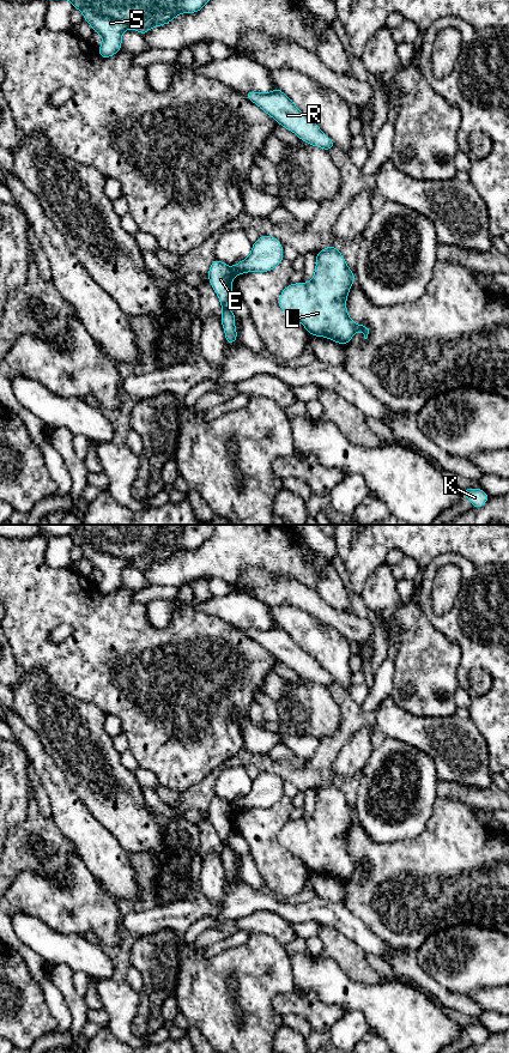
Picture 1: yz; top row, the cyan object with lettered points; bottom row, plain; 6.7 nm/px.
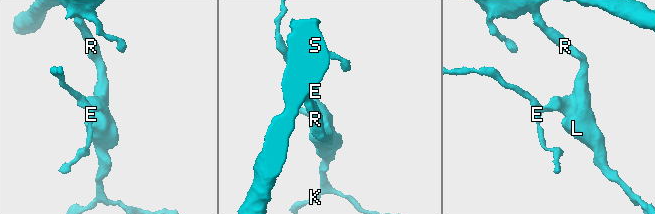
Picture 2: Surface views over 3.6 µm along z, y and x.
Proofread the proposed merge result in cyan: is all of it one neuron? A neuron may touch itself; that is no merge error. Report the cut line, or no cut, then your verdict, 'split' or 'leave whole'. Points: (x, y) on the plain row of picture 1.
yz (230, 804), (234, 814) | split

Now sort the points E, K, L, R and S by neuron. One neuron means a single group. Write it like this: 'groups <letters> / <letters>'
groups E / K L R S

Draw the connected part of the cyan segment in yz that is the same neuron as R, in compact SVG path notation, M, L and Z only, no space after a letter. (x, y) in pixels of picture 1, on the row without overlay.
M278 624L271 629L249 628L246 633L272 653L277 660L295 670L304 679L326 688L335 683L329 673L319 665L317 660L304 652Z

